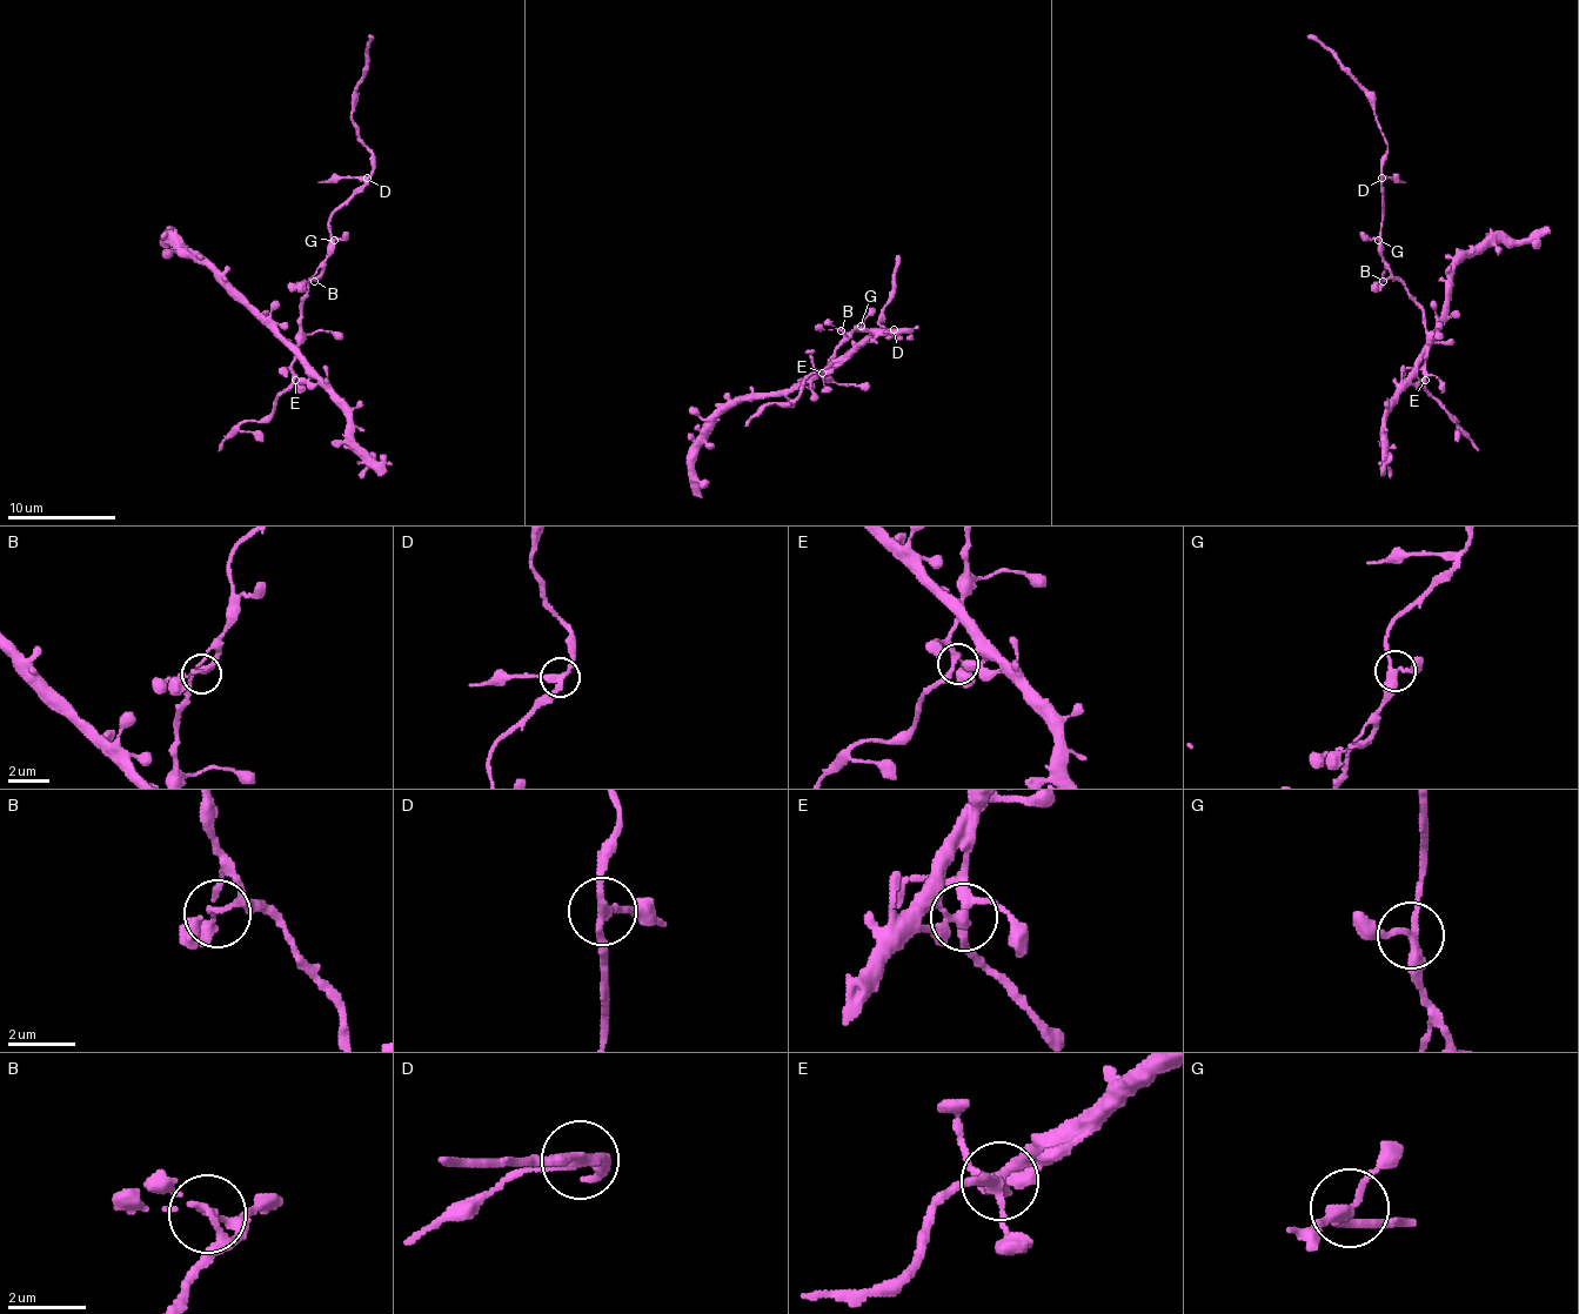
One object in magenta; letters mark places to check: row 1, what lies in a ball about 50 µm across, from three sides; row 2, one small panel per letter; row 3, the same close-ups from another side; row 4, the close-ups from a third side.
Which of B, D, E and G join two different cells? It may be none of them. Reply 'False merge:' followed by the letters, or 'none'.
False merge: D

